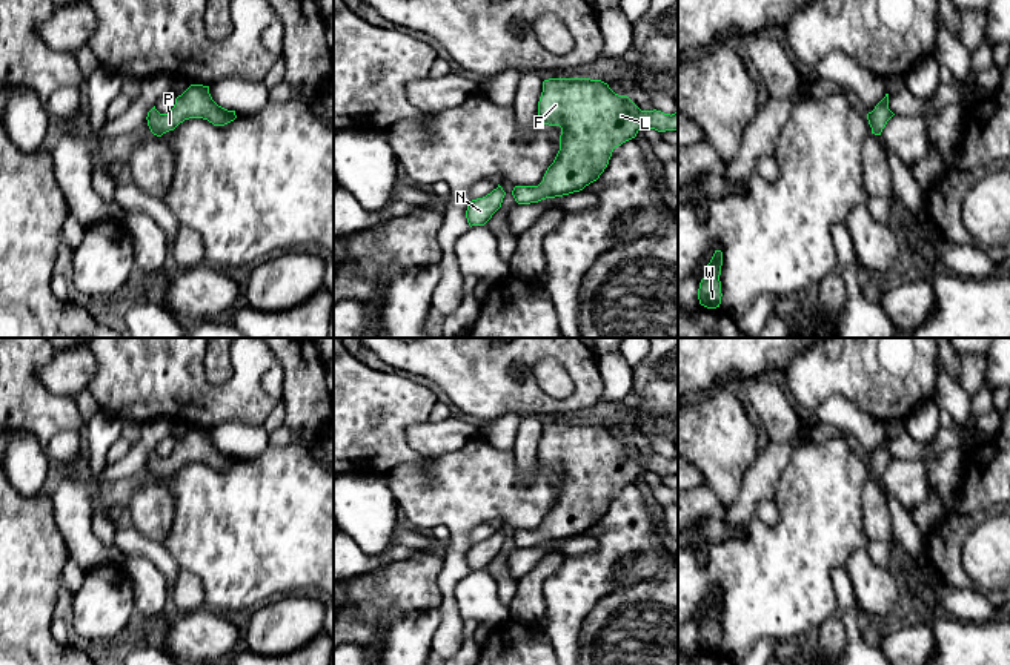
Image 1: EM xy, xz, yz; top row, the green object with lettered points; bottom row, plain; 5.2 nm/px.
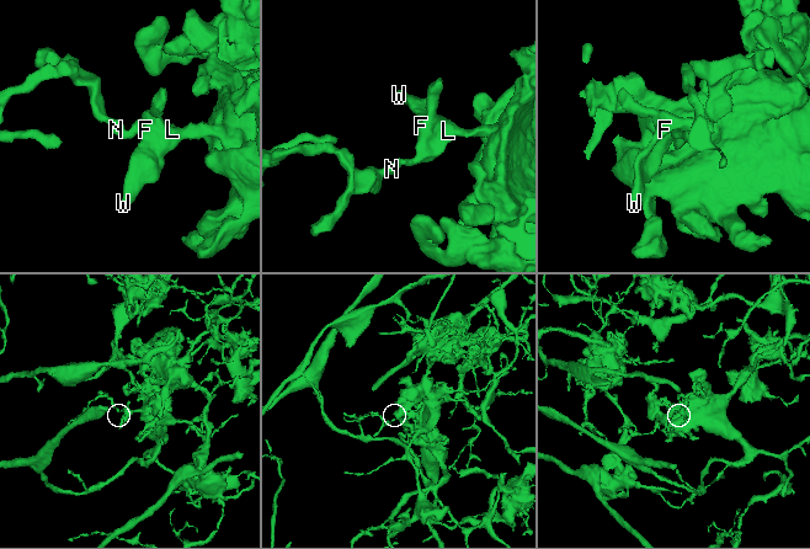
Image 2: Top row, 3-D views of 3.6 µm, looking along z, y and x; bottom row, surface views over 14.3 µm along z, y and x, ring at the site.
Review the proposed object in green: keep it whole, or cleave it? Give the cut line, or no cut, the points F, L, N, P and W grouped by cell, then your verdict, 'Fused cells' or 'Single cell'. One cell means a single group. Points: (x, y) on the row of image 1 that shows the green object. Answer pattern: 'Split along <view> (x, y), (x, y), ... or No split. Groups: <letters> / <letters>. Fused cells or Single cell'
No split. Groups: F L N P W. Single cell

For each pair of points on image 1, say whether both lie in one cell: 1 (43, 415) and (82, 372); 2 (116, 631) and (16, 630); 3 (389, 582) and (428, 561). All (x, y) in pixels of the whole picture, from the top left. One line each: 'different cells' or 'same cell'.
1: different cells
2: different cells
3: same cell

